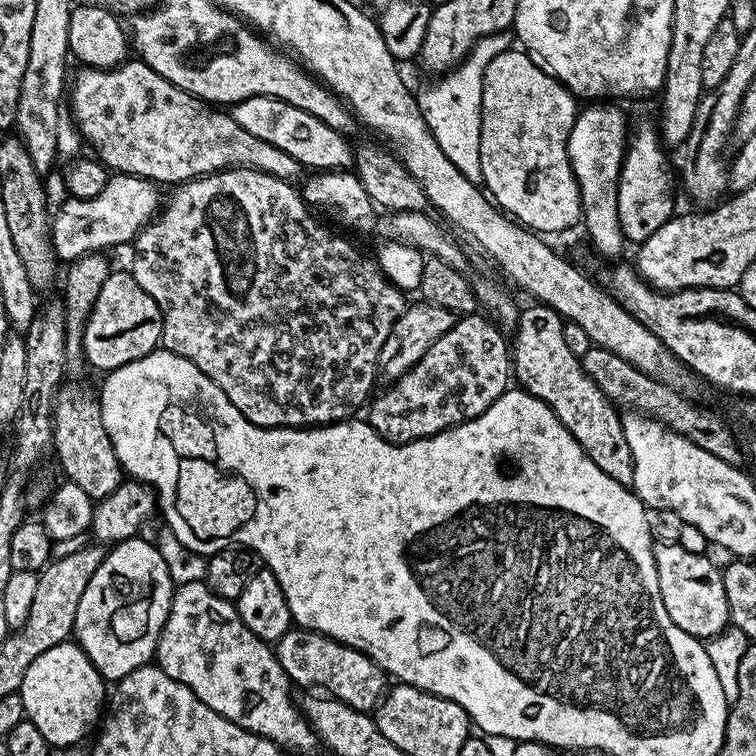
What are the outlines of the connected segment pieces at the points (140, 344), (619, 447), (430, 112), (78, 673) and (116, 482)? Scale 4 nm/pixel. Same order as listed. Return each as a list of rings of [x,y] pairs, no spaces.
[[[112,270],[98,293],[93,310],[85,326],[84,359],[89,365],[101,368],[107,374],[115,368],[126,366],[146,354],[157,351],[161,343],[164,319],[158,302],[138,286],[131,271]]]
[[[532,302],[529,305],[528,309],[525,307],[521,311],[520,317],[516,320],[514,329],[516,337],[511,337],[510,340],[510,372],[515,383],[546,406],[550,406],[552,413],[560,419],[562,426],[566,426],[568,433],[580,443],[590,462],[594,462],[594,466],[598,466],[602,474],[610,474],[614,482],[631,486],[634,482],[634,456],[630,454],[630,446],[626,442],[621,413],[616,413],[619,412],[617,405],[613,404],[606,394],[602,394],[594,378],[586,374],[581,357],[570,354],[562,334],[564,317],[546,304]]]
[[[509,31],[498,32],[480,39],[471,49],[467,59],[456,68],[445,73],[435,87],[430,86],[417,93],[417,104],[423,118],[438,142],[442,154],[454,162],[454,166],[470,181],[480,180],[481,162],[481,102],[482,82],[486,66],[500,53],[507,52],[514,38]]]
[[[67,640],[43,651],[28,666],[19,691],[25,717],[37,726],[51,747],[70,746],[99,723],[106,702],[106,682],[88,656]]]
[[[65,382],[60,385],[52,411],[52,452],[64,471],[63,479],[80,487],[94,502],[114,494],[125,479],[126,473],[114,450],[114,442],[110,442],[110,434],[106,434],[102,422],[97,393],[84,384]]]

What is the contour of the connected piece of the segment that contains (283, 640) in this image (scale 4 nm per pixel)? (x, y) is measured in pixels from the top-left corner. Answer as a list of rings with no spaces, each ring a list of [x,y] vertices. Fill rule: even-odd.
[[[292,626],[274,644],[274,651],[282,670],[293,685],[300,684],[304,690],[323,690],[331,699],[340,700],[359,712],[371,713],[384,699],[390,680],[384,669],[380,668],[364,652],[346,646],[340,640],[312,632],[309,628]],[[325,688],[325,689],[324,689]]]

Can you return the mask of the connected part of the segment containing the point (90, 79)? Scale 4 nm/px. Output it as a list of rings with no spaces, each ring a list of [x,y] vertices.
[[[139,58],[129,59],[116,68],[84,66],[79,70],[81,72],[77,76],[75,73],[70,84],[70,111],[80,129],[81,137],[87,143],[89,140],[94,147],[100,148],[100,163],[113,173],[139,176],[160,186],[179,186],[185,180],[196,180],[199,176],[208,176],[212,172],[223,172],[225,168],[253,168],[289,182],[301,179],[302,165],[290,154],[286,154],[285,150],[250,134],[227,111],[213,110],[205,101],[162,78],[162,74],[155,72]]]

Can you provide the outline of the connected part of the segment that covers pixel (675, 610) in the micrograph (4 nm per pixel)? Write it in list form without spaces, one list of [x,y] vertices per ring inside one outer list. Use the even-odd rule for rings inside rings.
[[[679,542],[657,543],[654,548],[654,562],[658,570],[658,590],[662,594],[662,606],[666,606],[666,614],[670,614],[674,626],[686,630],[686,634],[695,636],[701,642],[707,642],[712,637],[716,637],[730,624],[723,571],[719,567],[715,568],[708,559],[707,555],[690,554],[690,550],[686,550]]]

